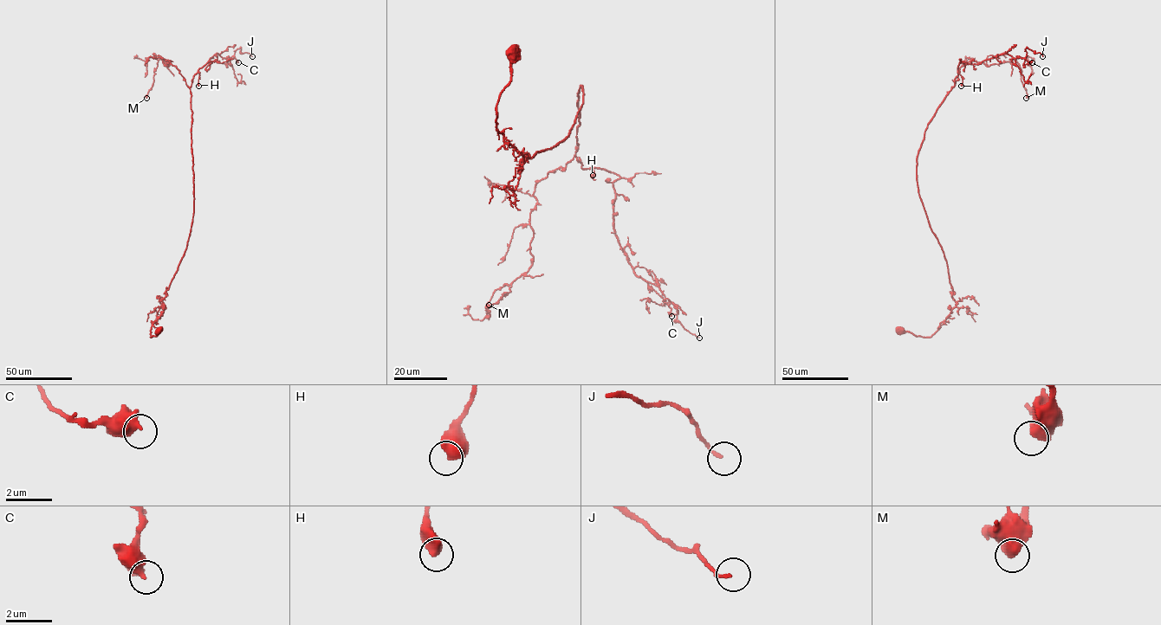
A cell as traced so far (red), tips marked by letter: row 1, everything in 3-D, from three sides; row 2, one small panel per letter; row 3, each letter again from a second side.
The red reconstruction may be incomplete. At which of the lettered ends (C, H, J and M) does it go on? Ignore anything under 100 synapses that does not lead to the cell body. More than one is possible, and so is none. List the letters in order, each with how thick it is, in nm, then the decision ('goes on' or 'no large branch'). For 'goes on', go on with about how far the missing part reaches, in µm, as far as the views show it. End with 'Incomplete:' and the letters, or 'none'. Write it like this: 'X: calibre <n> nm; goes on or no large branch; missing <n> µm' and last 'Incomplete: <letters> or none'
C: calibre 480 nm; no large branch
H: calibre 600 nm; no large branch
J: calibre 130 nm; no large branch
M: calibre 600 nm; no large branch
Incomplete: none

